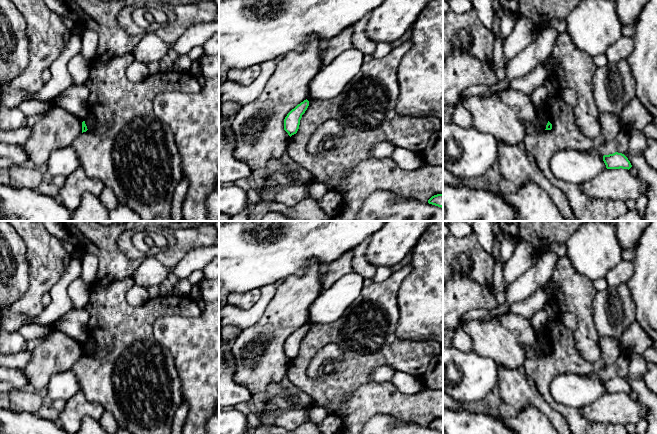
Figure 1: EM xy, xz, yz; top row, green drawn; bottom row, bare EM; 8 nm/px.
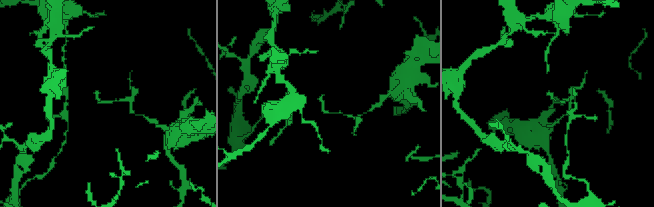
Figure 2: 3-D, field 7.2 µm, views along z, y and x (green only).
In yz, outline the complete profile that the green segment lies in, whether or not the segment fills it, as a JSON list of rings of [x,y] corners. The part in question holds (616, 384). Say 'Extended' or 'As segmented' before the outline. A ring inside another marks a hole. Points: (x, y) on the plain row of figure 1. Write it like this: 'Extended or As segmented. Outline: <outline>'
As segmented. Outline: [[[615,376],[613,378],[604,379],[603,385],[607,393],[630,393],[632,391],[628,382],[622,378]]]

